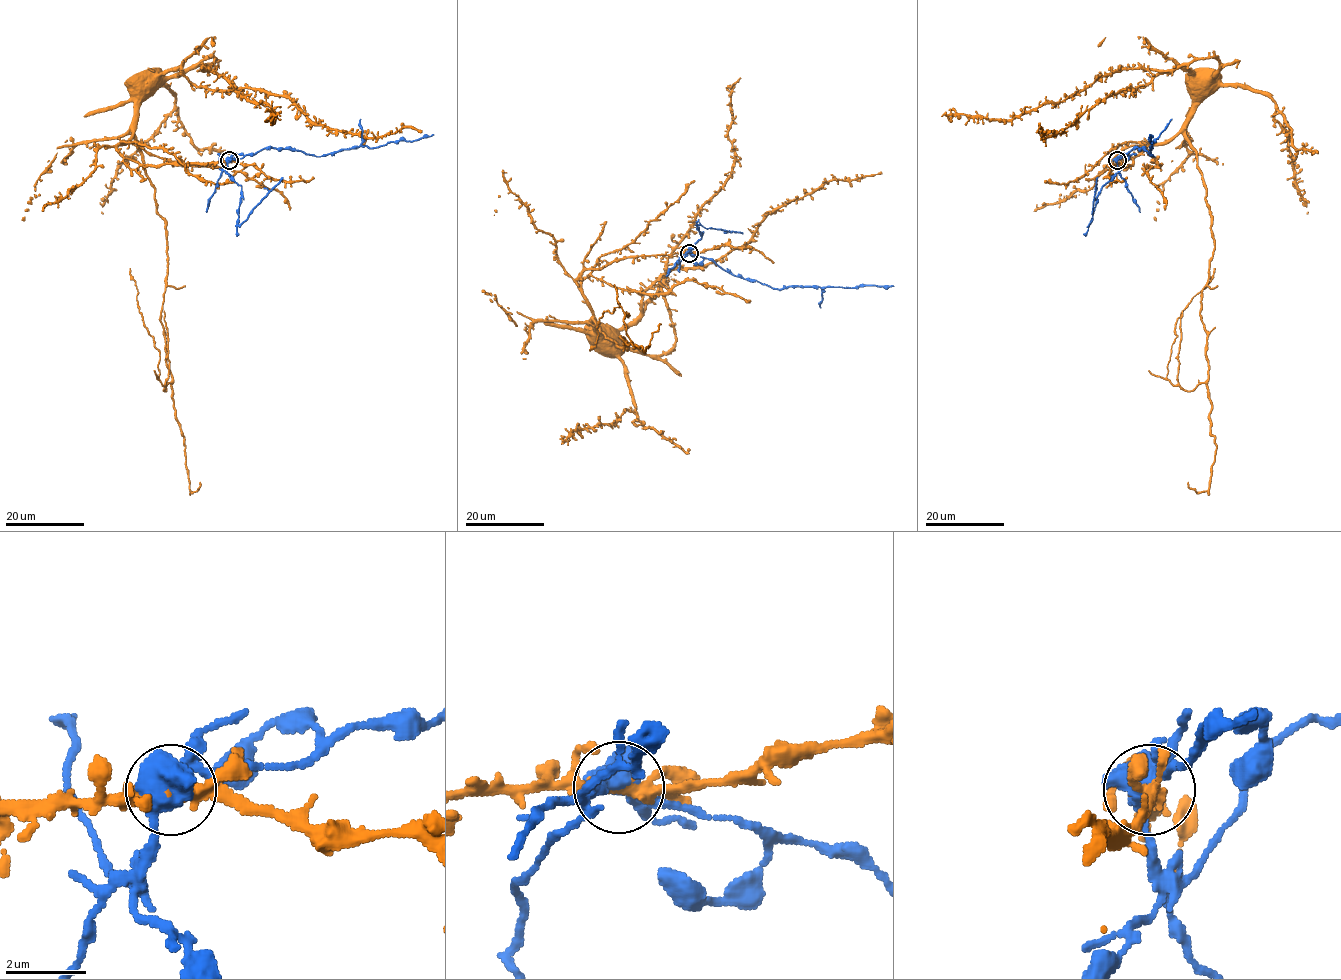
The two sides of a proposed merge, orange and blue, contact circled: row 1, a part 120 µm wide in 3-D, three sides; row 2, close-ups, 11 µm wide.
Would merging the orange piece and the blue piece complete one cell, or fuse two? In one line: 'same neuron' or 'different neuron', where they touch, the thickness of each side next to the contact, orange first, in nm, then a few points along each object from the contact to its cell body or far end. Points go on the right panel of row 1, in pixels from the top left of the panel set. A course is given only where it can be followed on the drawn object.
different neuron | (1117, 160) | 300/500 nm | orange via (1117, 160), (1180, 133), (1195, 152), (1214, 252), (1208, 378), (1185, 391), (1167, 378), (1175, 324), (1215, 268) | blue via (1117, 160), (1134, 147), (1153, 156), (1149, 134)

